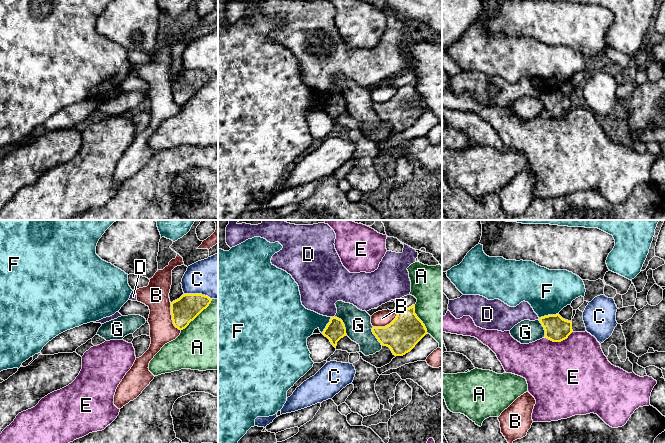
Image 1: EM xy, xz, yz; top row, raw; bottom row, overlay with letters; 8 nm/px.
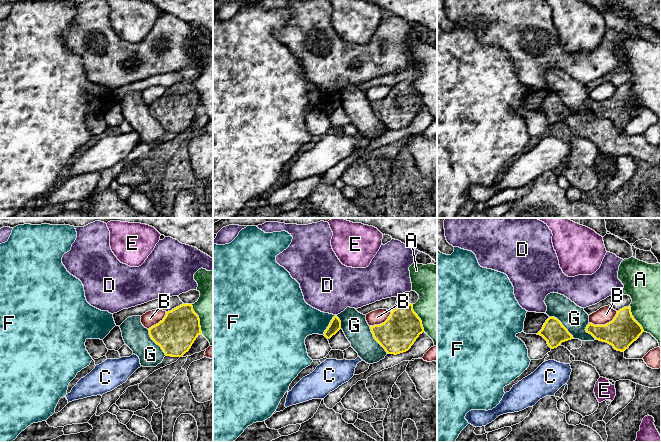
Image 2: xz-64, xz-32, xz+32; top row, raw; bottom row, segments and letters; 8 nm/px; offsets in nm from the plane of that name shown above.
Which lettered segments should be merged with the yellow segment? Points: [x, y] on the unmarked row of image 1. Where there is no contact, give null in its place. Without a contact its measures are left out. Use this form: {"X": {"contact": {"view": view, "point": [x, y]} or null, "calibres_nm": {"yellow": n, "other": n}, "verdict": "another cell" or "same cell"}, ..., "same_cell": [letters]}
{"A": {"contact": {"view": "xy", "point": [197, 91]}, "calibres_nm": {"yellow": 200, "other": 500}, "verdict": "another cell"}, "B": {"contact": {"view": "xy", "point": [172, 93]}, "calibres_nm": {"yellow": 200, "other": 200}, "verdict": "another cell"}, "C": {"contact": {"view": "xy", "point": [198, 70]}, "calibres_nm": {"yellow": 200, "other": 340}, "verdict": "another cell"}, "D": {"contact": {"view": "xz", "point": [333, 93]}, "calibres_nm": {"yellow": 160, "other": 320}, "verdict": "another cell"}, "E": {"contact": {"view": "yz", "point": [558, 117]}, "calibres_nm": {"yellow": 200, "other": 500}, "verdict": "another cell"}, "F": {"contact": {"view": "yz", "point": [548, 91]}, "calibres_nm": {"yellow": 200, "other": 360}, "verdict": "another cell"}, "G": {"contact": {"view": "xz", "point": [343, 100]}, "calibres_nm": {"yellow": 160, "other": 220}, "verdict": "another cell"}, "same_cell": []}

